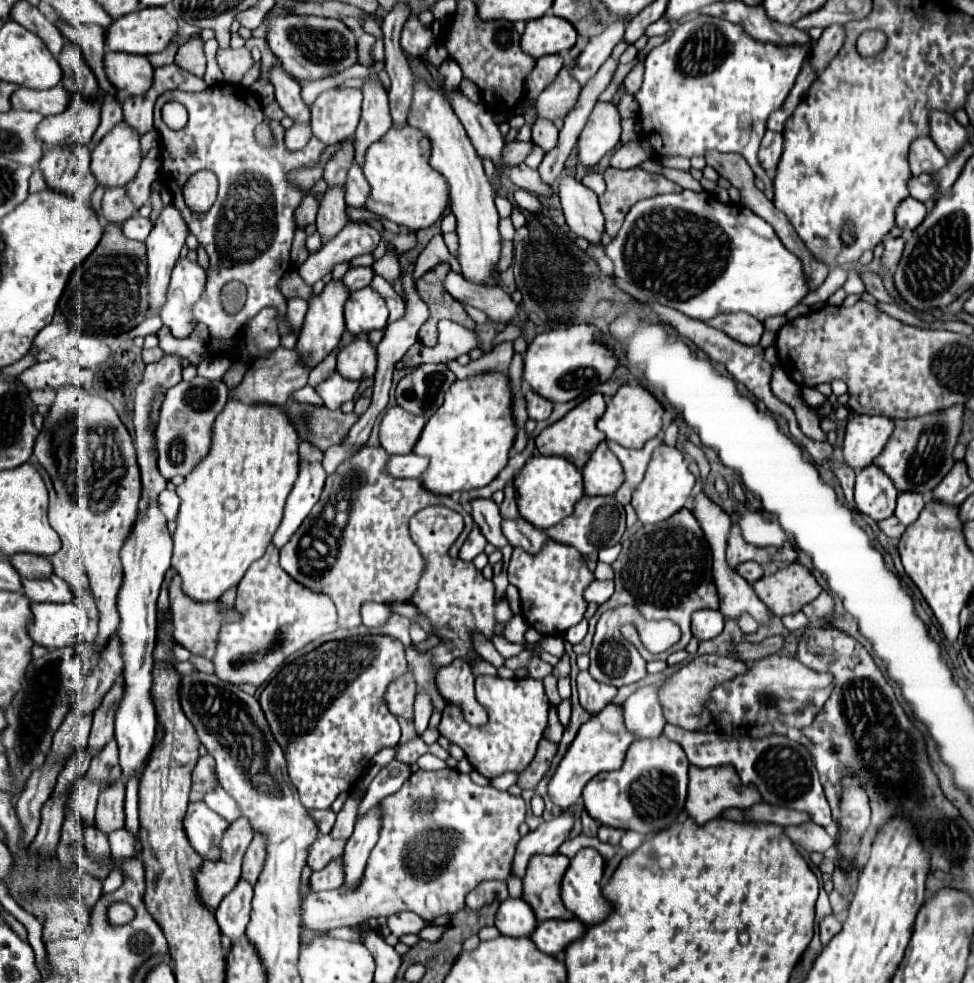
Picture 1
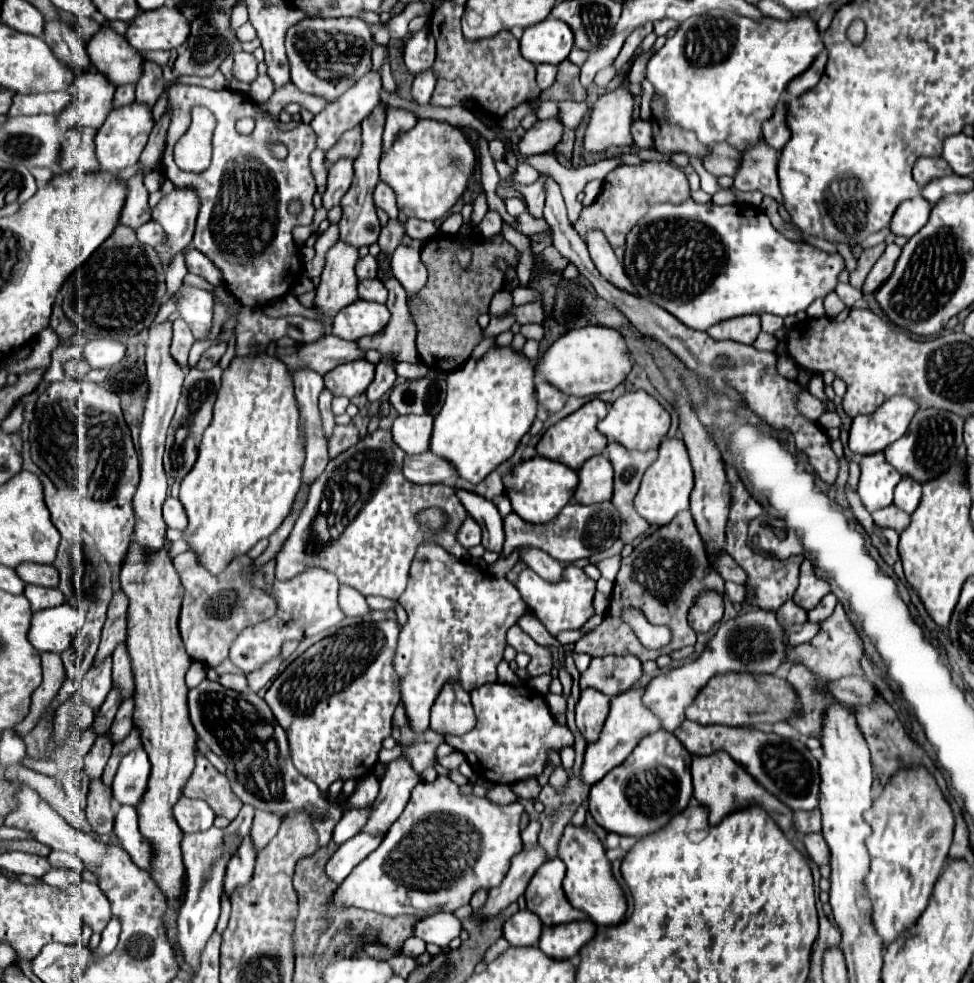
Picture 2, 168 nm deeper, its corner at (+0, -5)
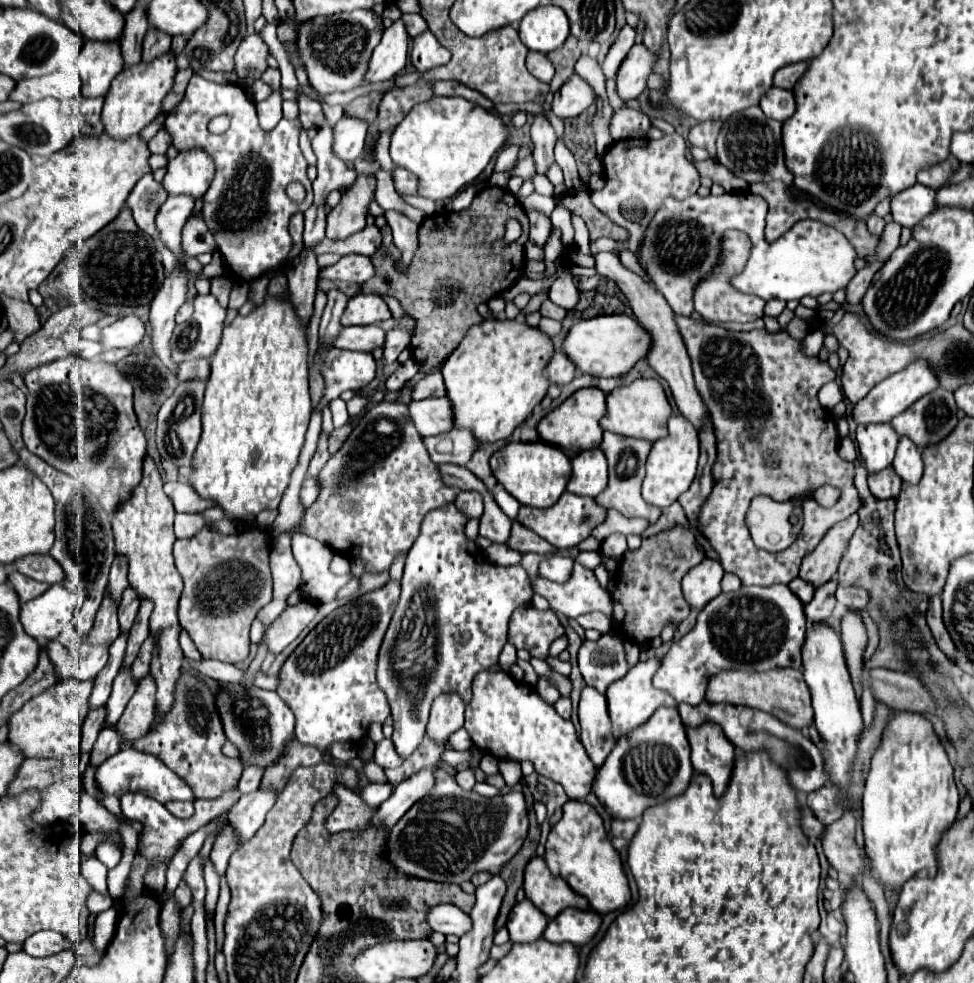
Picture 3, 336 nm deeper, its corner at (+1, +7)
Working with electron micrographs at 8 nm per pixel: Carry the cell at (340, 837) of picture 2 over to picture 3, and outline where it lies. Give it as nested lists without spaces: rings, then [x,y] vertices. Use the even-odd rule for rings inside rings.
[[[367,784],[361,790],[361,798],[371,806],[379,806],[381,802],[385,802],[391,796],[391,792],[393,792],[391,784]]]

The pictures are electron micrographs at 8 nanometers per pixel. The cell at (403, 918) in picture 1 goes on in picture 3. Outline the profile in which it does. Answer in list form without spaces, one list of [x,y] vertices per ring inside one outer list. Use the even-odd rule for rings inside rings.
[[[439,904],[439,906],[431,908],[427,920],[435,932],[455,934],[455,936],[463,936],[463,932],[469,932],[469,928],[473,924],[469,920],[469,916],[453,904]]]

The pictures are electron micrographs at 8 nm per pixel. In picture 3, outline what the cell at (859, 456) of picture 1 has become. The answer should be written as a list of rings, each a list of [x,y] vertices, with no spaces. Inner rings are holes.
[[[915,360],[913,364],[905,366],[901,372],[895,372],[893,376],[889,376],[885,382],[879,382],[863,400],[859,400],[853,408],[853,420],[857,424],[891,422],[897,414],[907,410],[909,404],[913,404],[915,400],[919,400],[927,392],[935,390],[937,386],[939,386],[937,384],[937,374],[933,372],[933,368],[929,368],[929,362],[927,360]]]

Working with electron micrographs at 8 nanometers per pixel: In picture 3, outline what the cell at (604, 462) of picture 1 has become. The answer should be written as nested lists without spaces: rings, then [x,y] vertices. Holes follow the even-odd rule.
[[[601,448],[579,452],[571,460],[573,472],[567,490],[579,496],[597,496],[607,486],[607,460]]]

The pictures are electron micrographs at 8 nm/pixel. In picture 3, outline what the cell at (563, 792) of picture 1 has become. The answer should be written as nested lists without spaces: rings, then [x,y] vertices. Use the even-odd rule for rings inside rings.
[[[649,658],[645,662],[637,662],[627,672],[627,676],[623,676],[621,680],[615,680],[607,688],[607,706],[609,706],[609,716],[613,722],[613,738],[615,740],[621,736],[627,736],[633,728],[647,722],[659,706],[677,706],[677,702],[665,690],[659,690],[653,686],[653,676],[655,676],[659,664],[661,664],[659,658]]]

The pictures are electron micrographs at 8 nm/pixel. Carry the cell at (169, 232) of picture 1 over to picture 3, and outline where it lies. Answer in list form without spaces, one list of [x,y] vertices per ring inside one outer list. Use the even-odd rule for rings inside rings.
[[[191,148],[169,160],[163,186],[169,194],[191,194],[193,198],[199,198],[207,192],[213,172],[213,158],[207,152],[201,152],[201,148]]]

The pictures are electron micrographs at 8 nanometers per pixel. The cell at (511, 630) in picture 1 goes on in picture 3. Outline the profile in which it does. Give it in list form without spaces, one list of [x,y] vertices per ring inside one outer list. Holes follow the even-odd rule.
[[[531,604],[519,606],[509,624],[509,642],[525,648],[535,658],[547,658],[553,640],[565,636],[565,628],[553,610],[541,612]]]

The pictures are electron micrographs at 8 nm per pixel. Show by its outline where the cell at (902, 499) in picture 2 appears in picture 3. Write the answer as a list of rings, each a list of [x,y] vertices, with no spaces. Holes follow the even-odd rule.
[[[907,436],[899,438],[899,446],[897,446],[897,456],[893,460],[893,468],[905,482],[911,482],[911,484],[917,484],[917,480],[923,474],[921,450]]]

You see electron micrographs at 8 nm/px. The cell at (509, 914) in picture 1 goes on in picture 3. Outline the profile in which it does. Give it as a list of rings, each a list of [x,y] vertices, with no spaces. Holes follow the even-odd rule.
[[[529,900],[517,902],[509,914],[507,930],[513,942],[533,942],[541,938],[541,932],[545,932],[547,916],[539,912]]]

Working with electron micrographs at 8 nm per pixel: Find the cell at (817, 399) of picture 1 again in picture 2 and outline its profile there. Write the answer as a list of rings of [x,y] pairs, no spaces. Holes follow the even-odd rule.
[[[827,411],[819,418],[818,424],[825,430],[840,427],[841,418],[836,412]]]

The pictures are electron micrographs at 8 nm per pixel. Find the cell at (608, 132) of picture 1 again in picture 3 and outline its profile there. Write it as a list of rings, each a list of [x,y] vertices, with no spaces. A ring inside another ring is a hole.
[[[635,44],[617,74],[617,94],[621,100],[637,98],[647,88],[647,76],[653,72],[653,54],[643,44]]]

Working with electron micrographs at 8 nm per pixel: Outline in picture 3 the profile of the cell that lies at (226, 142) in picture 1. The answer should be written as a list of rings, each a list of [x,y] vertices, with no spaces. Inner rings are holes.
[[[193,74],[185,98],[169,114],[165,128],[173,134],[173,144],[179,150],[201,146],[215,158],[217,174],[203,196],[203,218],[215,236],[217,248],[229,262],[231,272],[237,278],[251,280],[279,266],[293,248],[289,218],[295,212],[305,212],[313,202],[307,162],[299,148],[301,124],[281,120],[273,130],[265,132],[259,126],[255,104],[243,88],[235,84],[215,84]],[[219,114],[229,116],[231,126],[223,134],[211,134],[207,124]],[[291,182],[305,186],[307,194],[303,202],[295,202],[287,196]]]

